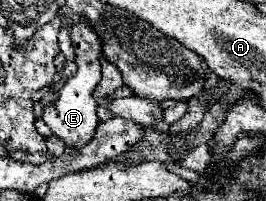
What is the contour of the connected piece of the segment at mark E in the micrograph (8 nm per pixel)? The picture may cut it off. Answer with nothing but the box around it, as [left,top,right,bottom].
[43,19,103,147]

